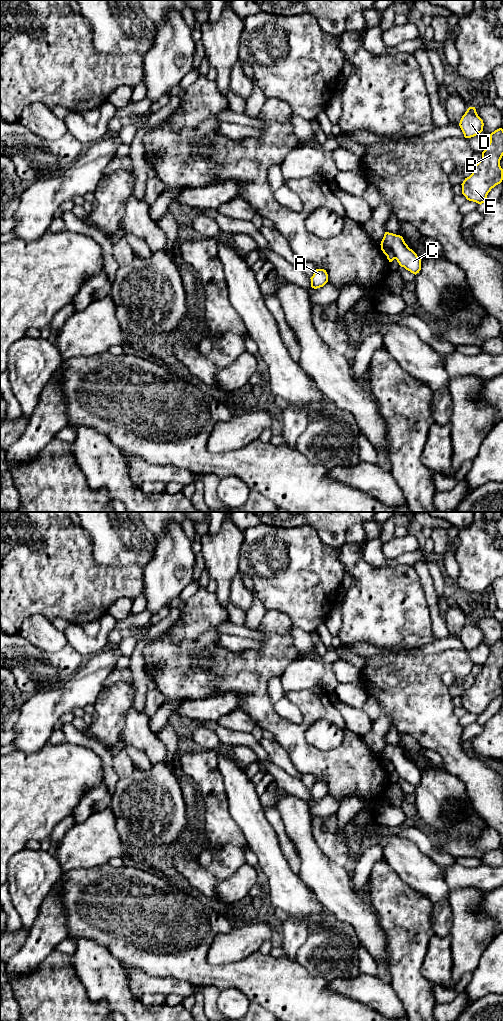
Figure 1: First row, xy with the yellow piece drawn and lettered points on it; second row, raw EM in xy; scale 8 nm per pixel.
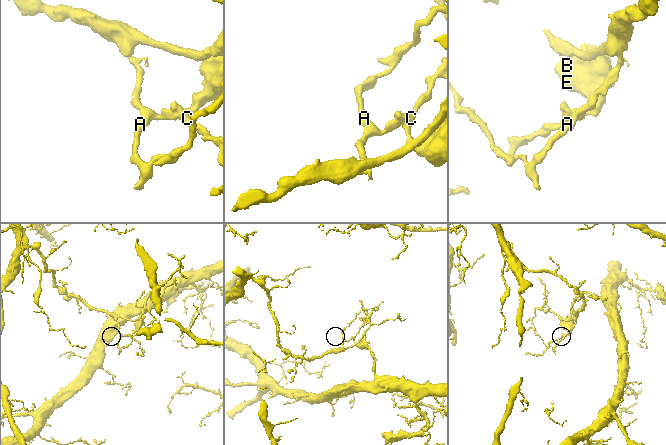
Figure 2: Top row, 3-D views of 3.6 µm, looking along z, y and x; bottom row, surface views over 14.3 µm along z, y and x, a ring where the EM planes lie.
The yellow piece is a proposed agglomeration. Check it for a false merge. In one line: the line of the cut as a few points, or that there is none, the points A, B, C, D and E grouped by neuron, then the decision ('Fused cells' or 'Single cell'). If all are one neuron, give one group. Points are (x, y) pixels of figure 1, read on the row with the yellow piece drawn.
Split along xy (381, 245), (388, 248), (395, 258). Groups: A D / B C E. Fused cells

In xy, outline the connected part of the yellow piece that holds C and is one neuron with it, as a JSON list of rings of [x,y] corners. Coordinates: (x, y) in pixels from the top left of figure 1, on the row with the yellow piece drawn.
[[[385,232],[380,245],[389,248],[393,252],[401,267],[415,275],[421,270],[421,259],[408,247],[402,236]]]

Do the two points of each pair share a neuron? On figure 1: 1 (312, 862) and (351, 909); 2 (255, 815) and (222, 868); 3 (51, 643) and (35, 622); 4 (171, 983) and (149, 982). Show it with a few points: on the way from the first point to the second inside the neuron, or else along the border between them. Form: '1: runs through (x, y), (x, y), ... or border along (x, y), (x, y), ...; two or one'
1: runs through (320, 874), (333, 887), (339, 897); one
2: border along (230, 813), (233, 821), (242, 831), (247, 843); two
3: runs through (47, 638), (36, 627); one
4: runs through (166, 983), (154, 983); one

